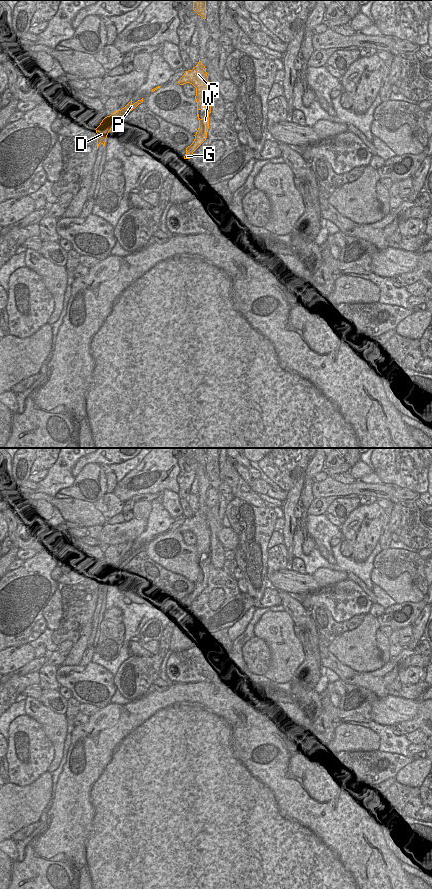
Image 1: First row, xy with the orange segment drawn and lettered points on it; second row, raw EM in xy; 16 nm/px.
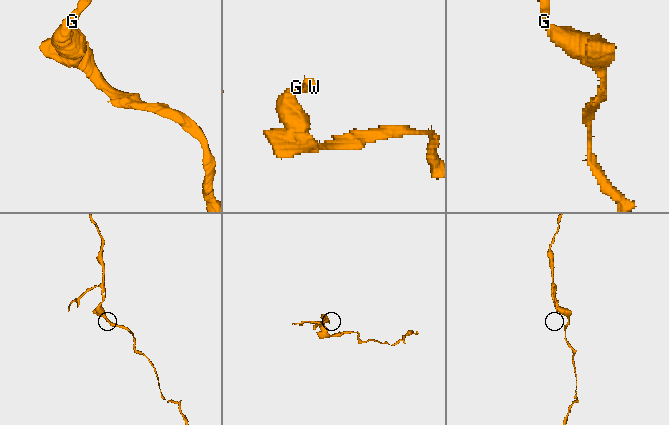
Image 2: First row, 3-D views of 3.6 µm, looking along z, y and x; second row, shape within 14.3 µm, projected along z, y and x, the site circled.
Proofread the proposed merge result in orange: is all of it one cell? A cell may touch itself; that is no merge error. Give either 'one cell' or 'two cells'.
one cell

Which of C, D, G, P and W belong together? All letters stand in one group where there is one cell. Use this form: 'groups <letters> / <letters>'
groups C D G P W

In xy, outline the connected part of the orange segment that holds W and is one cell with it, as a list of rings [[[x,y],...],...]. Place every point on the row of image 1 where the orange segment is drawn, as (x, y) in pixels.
[[[199,58],[198,64],[192,70],[185,71],[178,83],[184,85],[192,84],[196,88],[197,117],[199,128],[196,132],[193,143],[186,148],[184,159],[190,159],[193,152],[206,140],[209,129],[210,105],[210,84],[205,66]]]

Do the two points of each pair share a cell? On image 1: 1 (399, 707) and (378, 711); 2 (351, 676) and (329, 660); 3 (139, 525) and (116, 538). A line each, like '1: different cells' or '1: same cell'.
1: same cell
2: same cell
3: same cell

